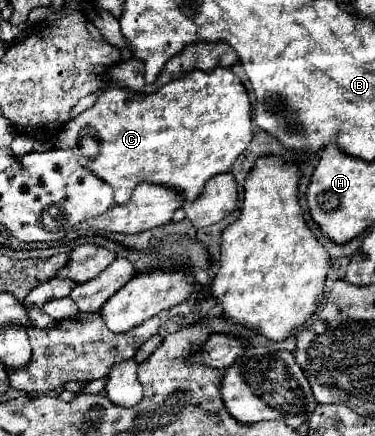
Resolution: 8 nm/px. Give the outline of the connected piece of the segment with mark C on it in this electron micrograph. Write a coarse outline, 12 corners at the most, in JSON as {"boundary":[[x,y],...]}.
{"boundary":[[192,72],[102,88],[58,132],[126,204],[194,202],[252,140],[244,84]]}

